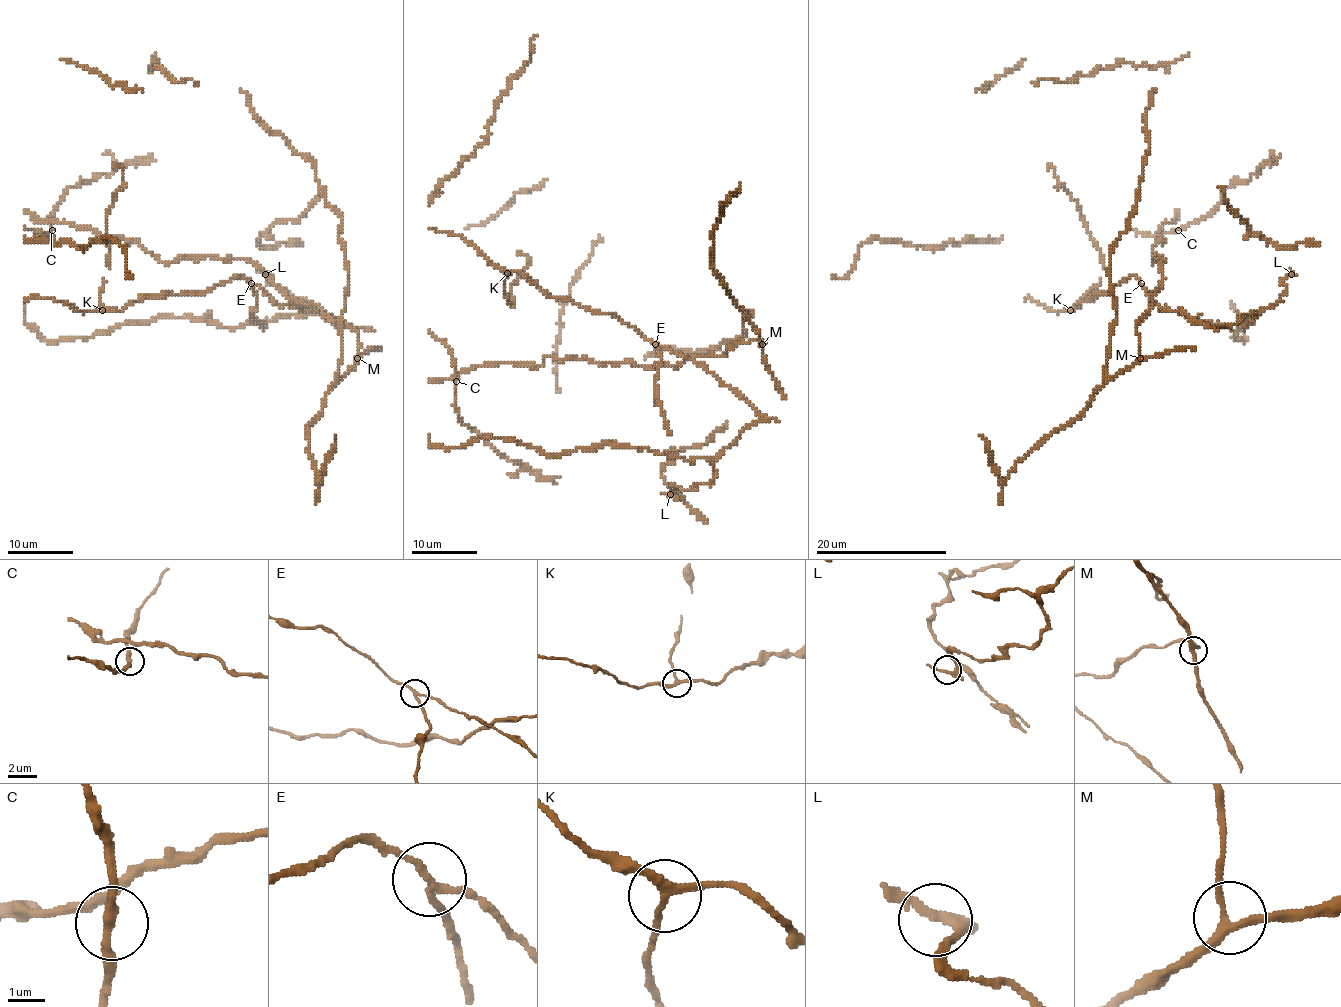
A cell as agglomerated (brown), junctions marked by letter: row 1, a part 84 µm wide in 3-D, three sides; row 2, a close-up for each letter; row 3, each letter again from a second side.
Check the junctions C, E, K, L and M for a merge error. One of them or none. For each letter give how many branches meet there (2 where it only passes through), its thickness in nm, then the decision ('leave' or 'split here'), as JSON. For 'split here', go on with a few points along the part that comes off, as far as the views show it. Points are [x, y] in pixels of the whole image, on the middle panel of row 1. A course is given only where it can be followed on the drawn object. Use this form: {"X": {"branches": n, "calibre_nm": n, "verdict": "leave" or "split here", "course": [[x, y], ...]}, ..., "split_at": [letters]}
{"C": {"branches": 3, "calibre_nm": 200, "verdict": "leave"}, "E": {"branches": 3, "calibre_nm": 160, "verdict": "split here", "course": [[655, 344], [662, 360], [657, 370], [655, 398], [669, 434]]}, "K": {"branches": 3, "calibre_nm": 200, "verdict": "leave"}, "L": {"branches": 3, "calibre_nm": 200, "verdict": "leave"}, "M": {"branches": 3, "calibre_nm": 240, "verdict": "leave"}, "split_at": ["E"]}

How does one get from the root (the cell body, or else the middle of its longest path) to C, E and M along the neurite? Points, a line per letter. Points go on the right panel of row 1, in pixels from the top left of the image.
C: (1121, 371), (1139, 359), (1135, 328), (1163, 279), (1163, 259), (1153, 261), (1160, 228), (1175, 222), (1178, 230)
E: (1121, 371), (1139, 359), (1135, 328), (1152, 302), (1157, 304), (1152, 304), (1140, 282)
M: (1121, 371), (1129, 369), (1140, 358)

